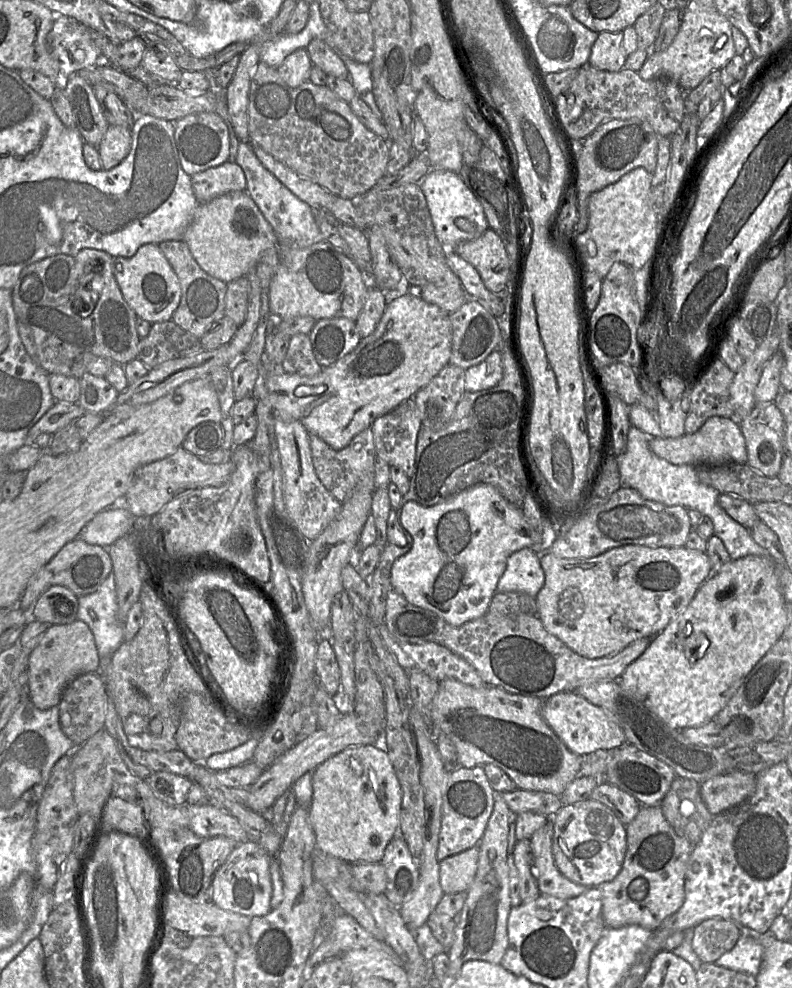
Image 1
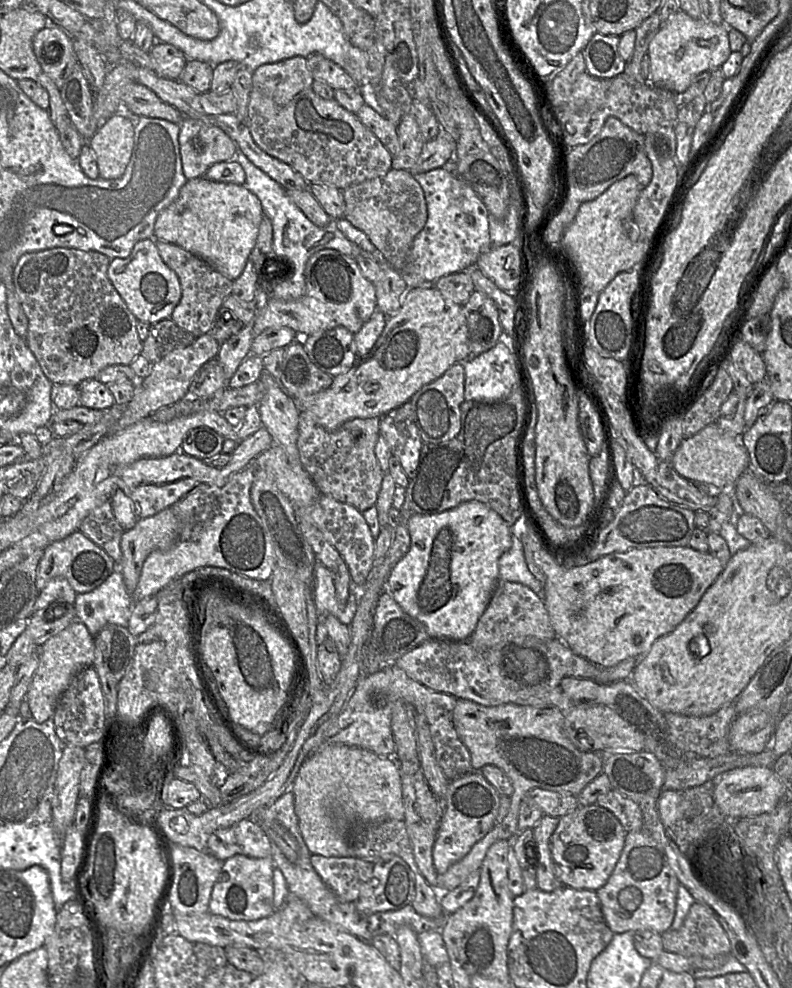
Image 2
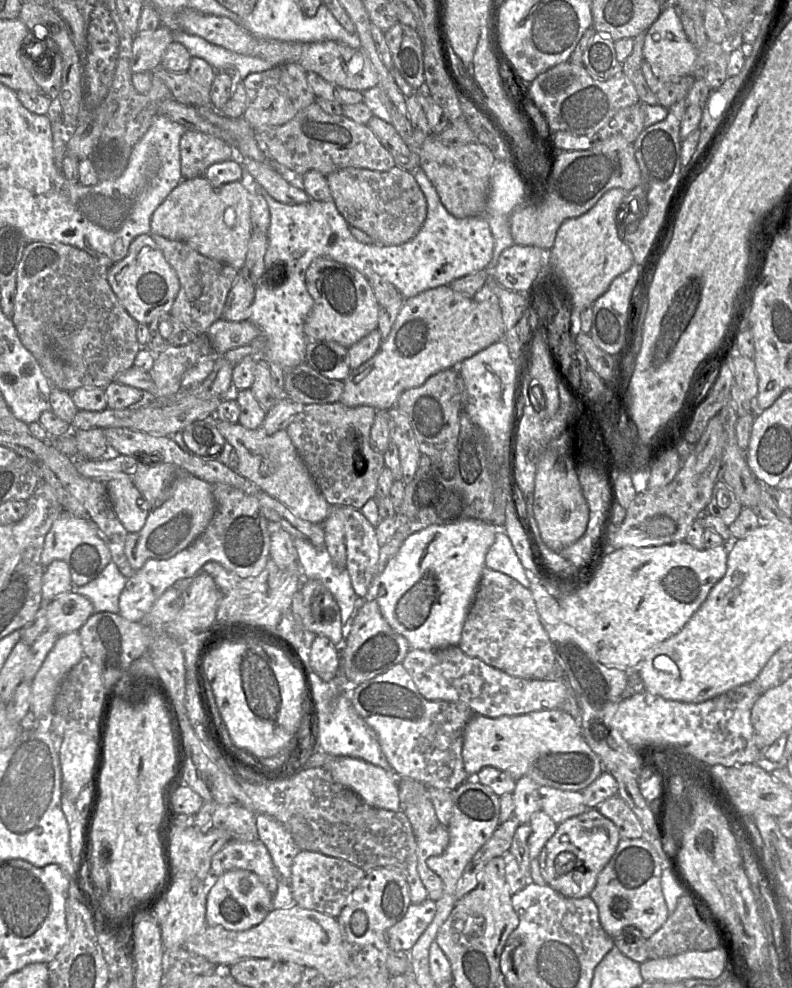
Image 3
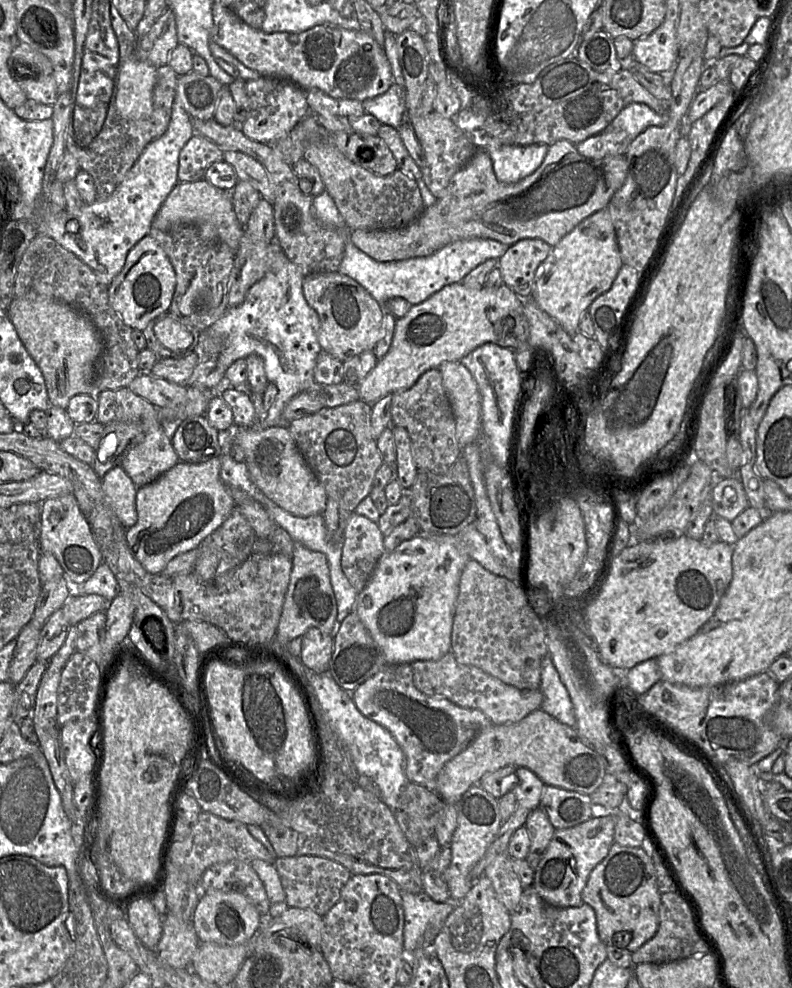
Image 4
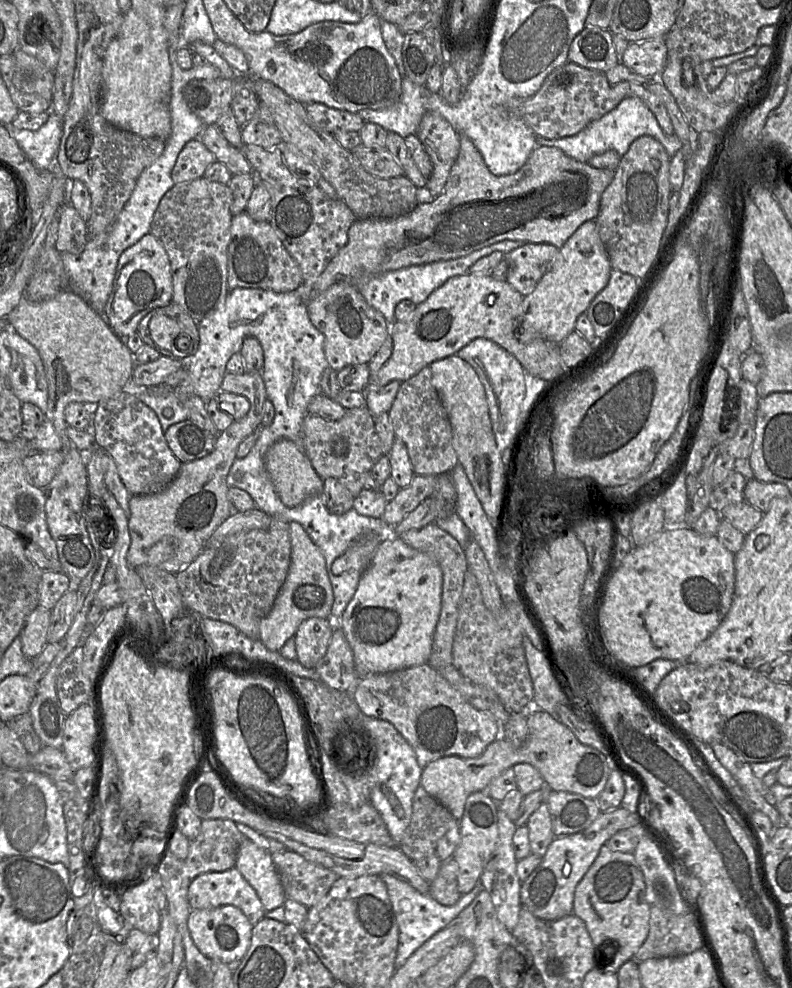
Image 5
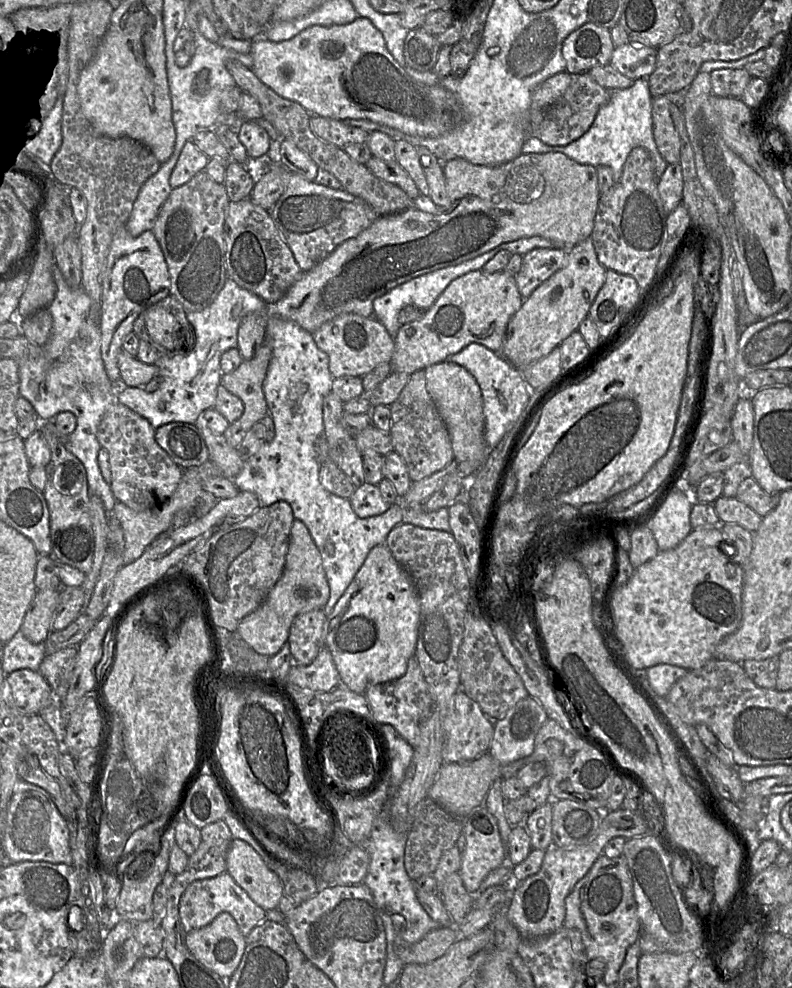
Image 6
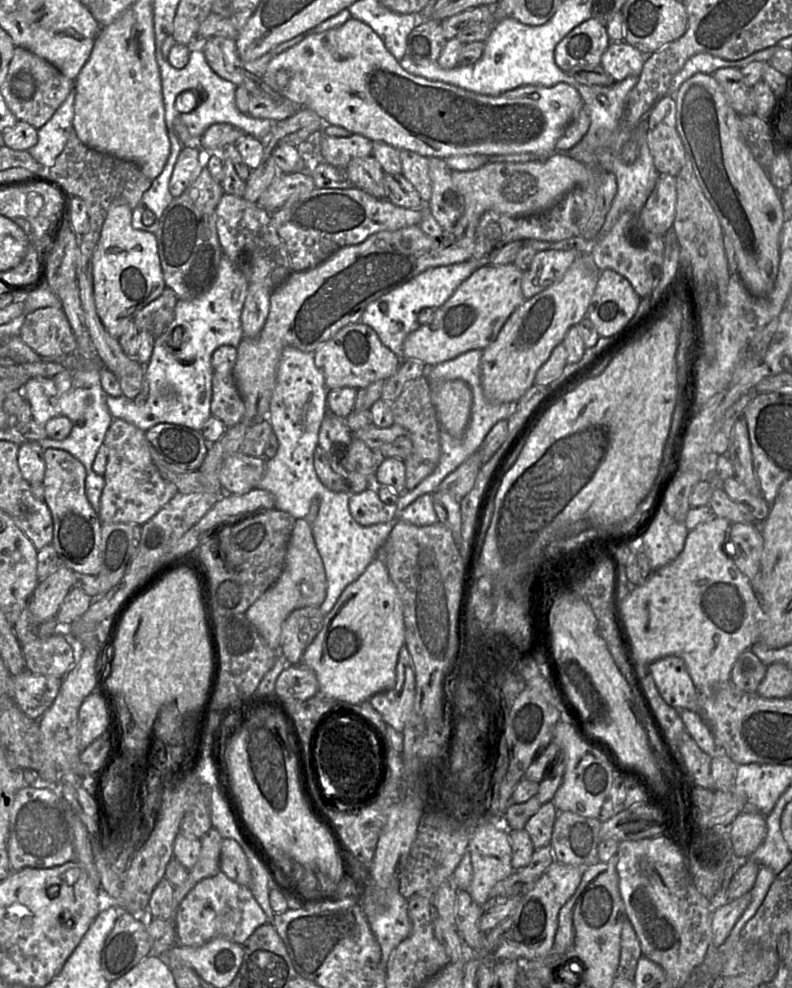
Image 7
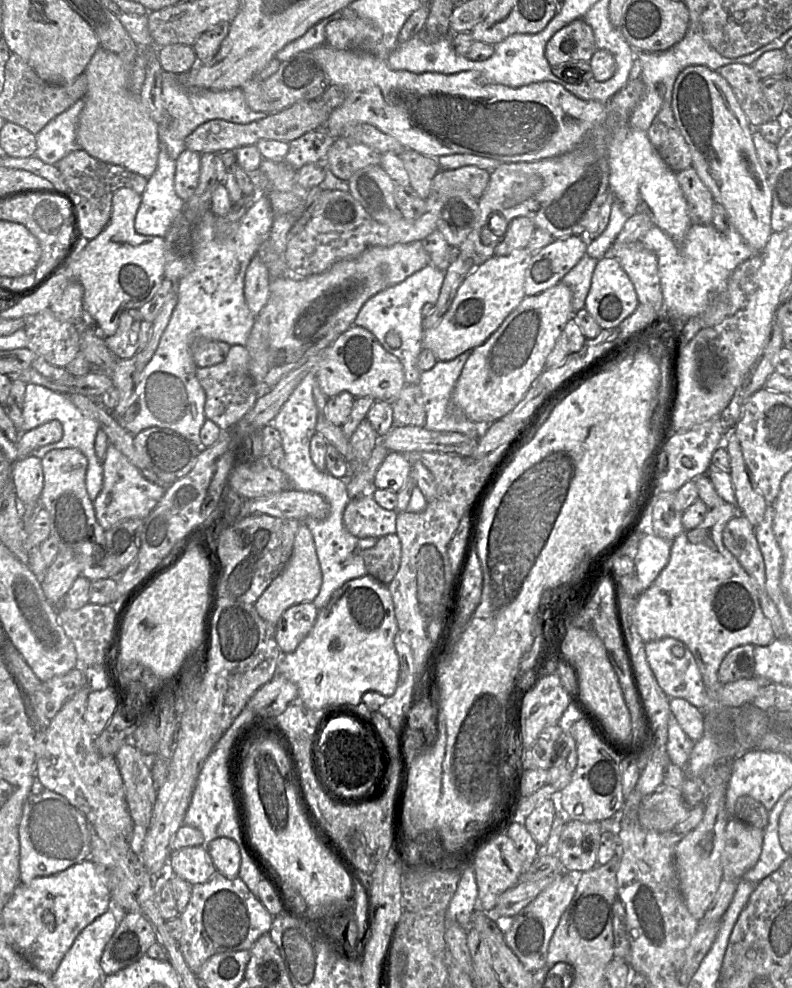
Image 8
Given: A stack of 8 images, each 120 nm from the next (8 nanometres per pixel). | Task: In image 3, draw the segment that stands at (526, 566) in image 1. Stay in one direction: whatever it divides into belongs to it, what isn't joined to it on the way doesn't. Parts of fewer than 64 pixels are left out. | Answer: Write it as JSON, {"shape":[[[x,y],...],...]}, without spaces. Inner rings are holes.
{"shape":[[[498,528],[495,541],[486,554],[485,565],[514,578],[521,585],[530,589],[531,583],[526,576],[526,570],[504,528]]]}

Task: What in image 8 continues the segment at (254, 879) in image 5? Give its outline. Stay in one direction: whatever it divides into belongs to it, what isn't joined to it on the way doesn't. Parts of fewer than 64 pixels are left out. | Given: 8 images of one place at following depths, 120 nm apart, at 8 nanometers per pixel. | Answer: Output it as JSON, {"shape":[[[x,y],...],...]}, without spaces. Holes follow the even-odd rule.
{"shape":[[[220,837],[211,841],[205,846],[207,849],[217,873],[222,874],[228,879],[238,877],[241,855],[238,845],[231,839]]]}

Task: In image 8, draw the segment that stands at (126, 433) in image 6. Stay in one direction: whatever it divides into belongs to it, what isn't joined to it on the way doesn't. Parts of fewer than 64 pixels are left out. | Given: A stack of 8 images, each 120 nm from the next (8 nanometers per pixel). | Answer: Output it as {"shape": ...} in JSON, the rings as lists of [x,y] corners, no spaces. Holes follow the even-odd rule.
{"shape":[[[109,443],[103,462],[102,489],[93,502],[97,521],[104,531],[108,531],[125,519],[145,519],[161,500],[166,488],[147,480],[121,451]]]}

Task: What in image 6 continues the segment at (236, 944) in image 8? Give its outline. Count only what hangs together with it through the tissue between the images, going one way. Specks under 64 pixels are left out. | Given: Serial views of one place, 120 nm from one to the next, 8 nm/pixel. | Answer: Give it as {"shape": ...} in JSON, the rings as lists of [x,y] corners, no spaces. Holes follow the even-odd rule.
{"shape":[[[227,873],[191,883],[180,898],[179,916],[186,933],[209,925],[218,915],[226,912],[236,921],[243,936],[266,920],[266,911],[259,907],[249,895]]]}

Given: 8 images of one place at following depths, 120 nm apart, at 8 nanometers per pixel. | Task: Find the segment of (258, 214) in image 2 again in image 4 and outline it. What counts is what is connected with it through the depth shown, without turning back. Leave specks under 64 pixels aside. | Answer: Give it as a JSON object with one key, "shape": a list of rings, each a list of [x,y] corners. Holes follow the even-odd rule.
{"shape":[[[203,178],[194,182],[178,182],[162,203],[151,226],[170,231],[183,225],[195,225],[202,238],[218,239],[233,252],[238,249],[245,230],[234,212],[231,191],[215,187]]]}

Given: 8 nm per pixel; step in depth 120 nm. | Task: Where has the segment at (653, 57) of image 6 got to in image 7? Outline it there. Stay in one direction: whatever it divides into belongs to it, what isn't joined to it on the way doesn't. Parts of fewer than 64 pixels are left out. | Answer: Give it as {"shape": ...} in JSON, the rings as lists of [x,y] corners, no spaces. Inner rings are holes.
{"shape":[[[612,42],[603,53],[601,57],[600,65],[603,69],[611,75],[616,82],[622,81],[628,76],[639,76],[644,62],[646,59],[646,55],[641,53],[635,47],[629,45],[626,42]]]}

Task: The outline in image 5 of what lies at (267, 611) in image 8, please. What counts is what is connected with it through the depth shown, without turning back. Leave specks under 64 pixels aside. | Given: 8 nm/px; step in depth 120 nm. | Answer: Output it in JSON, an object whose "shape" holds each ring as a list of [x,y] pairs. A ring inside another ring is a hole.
{"shape":[[[298,522],[289,523],[289,533],[291,557],[288,574],[270,612],[259,626],[259,640],[270,651],[280,651],[285,642],[294,637],[304,620],[311,617],[328,619],[334,603],[333,589],[322,551]]]}

